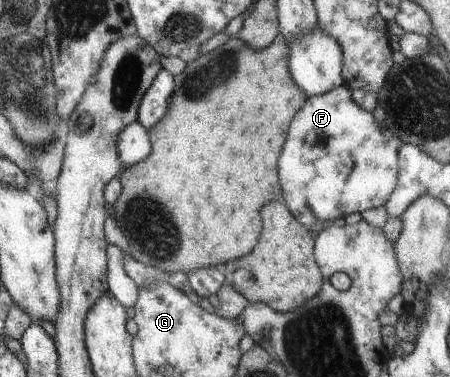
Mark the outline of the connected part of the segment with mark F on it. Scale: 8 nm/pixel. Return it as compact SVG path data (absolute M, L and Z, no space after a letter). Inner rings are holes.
M342 84L322 95L306 97L305 104L294 114L286 132L286 142L278 158L278 178L282 198L290 215L307 228L316 222L325 223L344 214L384 205L394 189L397 178L397 148L402 142L386 128L378 125L371 112L362 110L351 98L351 91Z

